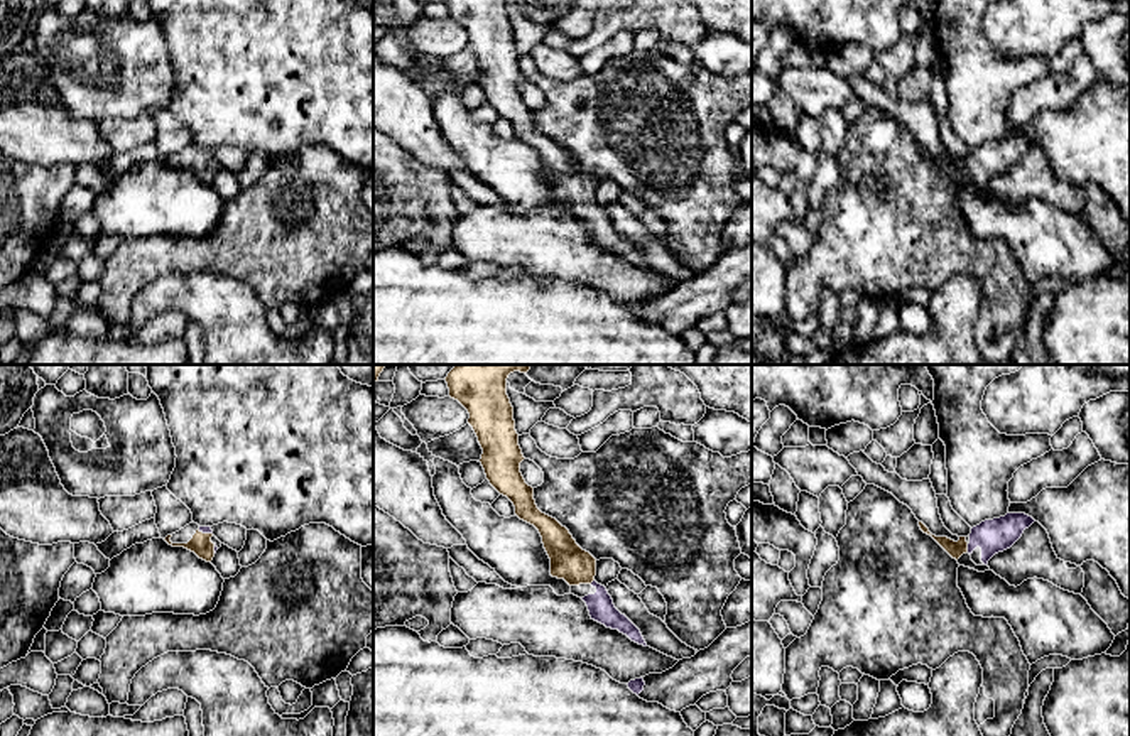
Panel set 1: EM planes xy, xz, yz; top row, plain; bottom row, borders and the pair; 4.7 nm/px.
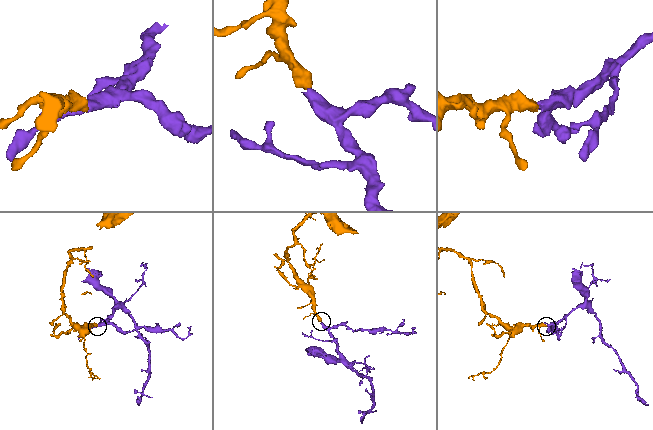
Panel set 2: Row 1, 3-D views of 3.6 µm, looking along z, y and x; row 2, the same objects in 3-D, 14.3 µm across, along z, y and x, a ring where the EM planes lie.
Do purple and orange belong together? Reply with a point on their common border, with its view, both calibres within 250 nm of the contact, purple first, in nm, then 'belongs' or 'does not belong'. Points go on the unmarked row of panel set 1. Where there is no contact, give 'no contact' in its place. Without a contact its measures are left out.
yz (968, 169) | 160/80 nm | belongs

